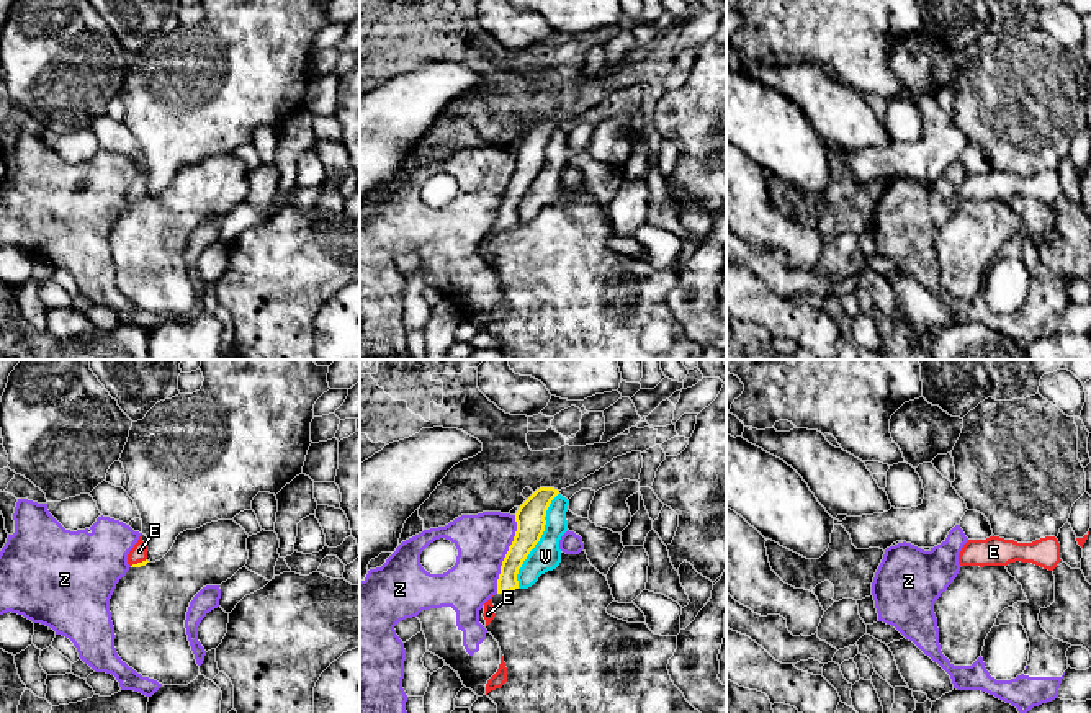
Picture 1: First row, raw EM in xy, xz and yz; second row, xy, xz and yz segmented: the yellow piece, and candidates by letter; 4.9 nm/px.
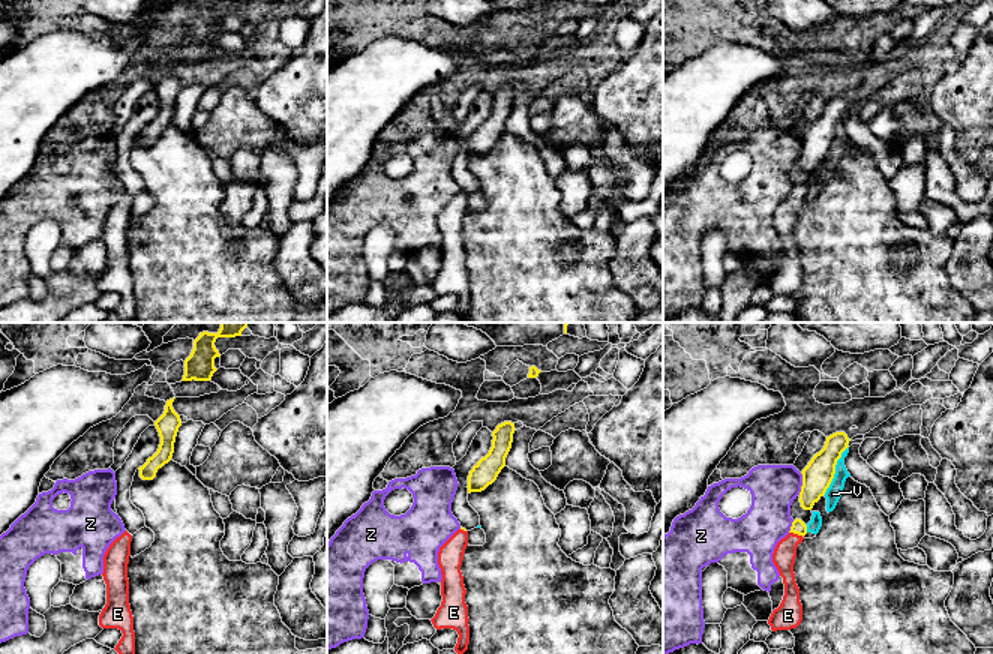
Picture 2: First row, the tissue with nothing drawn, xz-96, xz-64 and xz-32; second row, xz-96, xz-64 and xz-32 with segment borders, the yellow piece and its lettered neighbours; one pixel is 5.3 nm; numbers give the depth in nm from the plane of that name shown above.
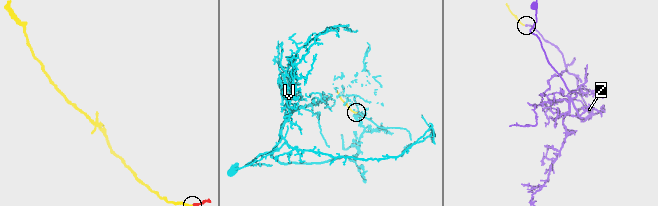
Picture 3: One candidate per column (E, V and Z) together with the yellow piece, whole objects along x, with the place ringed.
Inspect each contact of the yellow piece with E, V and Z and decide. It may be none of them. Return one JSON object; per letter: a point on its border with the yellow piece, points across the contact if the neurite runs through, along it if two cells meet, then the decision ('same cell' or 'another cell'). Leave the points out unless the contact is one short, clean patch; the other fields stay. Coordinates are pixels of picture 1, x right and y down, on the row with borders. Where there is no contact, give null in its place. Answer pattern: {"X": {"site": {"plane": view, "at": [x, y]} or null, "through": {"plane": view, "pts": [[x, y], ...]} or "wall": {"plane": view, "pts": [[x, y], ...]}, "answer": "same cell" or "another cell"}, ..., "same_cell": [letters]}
{"E": {"site": {"plane": "xy", "at": [138, 563]}, "through": {"plane": "xy", "pts": [[146, 561], [138, 563], [139, 551]]}, "answer": "same cell"}, "V": {"site": {"plane": "xz", "at": [538, 540]}, "wall": {"plane": "xz", "pts": [[558, 493], [547, 511], [540, 540], [519, 569], [517, 586]]}, "answer": "another cell"}, "Z": {"site": {"plane": "xz", "at": [506, 555]}, "wall": {"plane": "xz", "pts": [[516, 515], [516, 535], [502, 561], [496, 592]]}, "answer": "another cell"}, "same_cell": ["E"]}

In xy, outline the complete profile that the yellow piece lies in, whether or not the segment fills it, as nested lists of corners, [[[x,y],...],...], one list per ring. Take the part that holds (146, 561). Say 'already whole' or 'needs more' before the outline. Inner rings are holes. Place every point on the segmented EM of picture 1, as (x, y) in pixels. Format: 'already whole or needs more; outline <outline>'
needs more; outline [[[141,533],[137,543],[134,545],[134,548],[128,554],[128,564],[131,567],[141,567],[141,566],[146,566],[147,563],[149,563],[147,561],[147,546],[142,541],[142,533]]]

